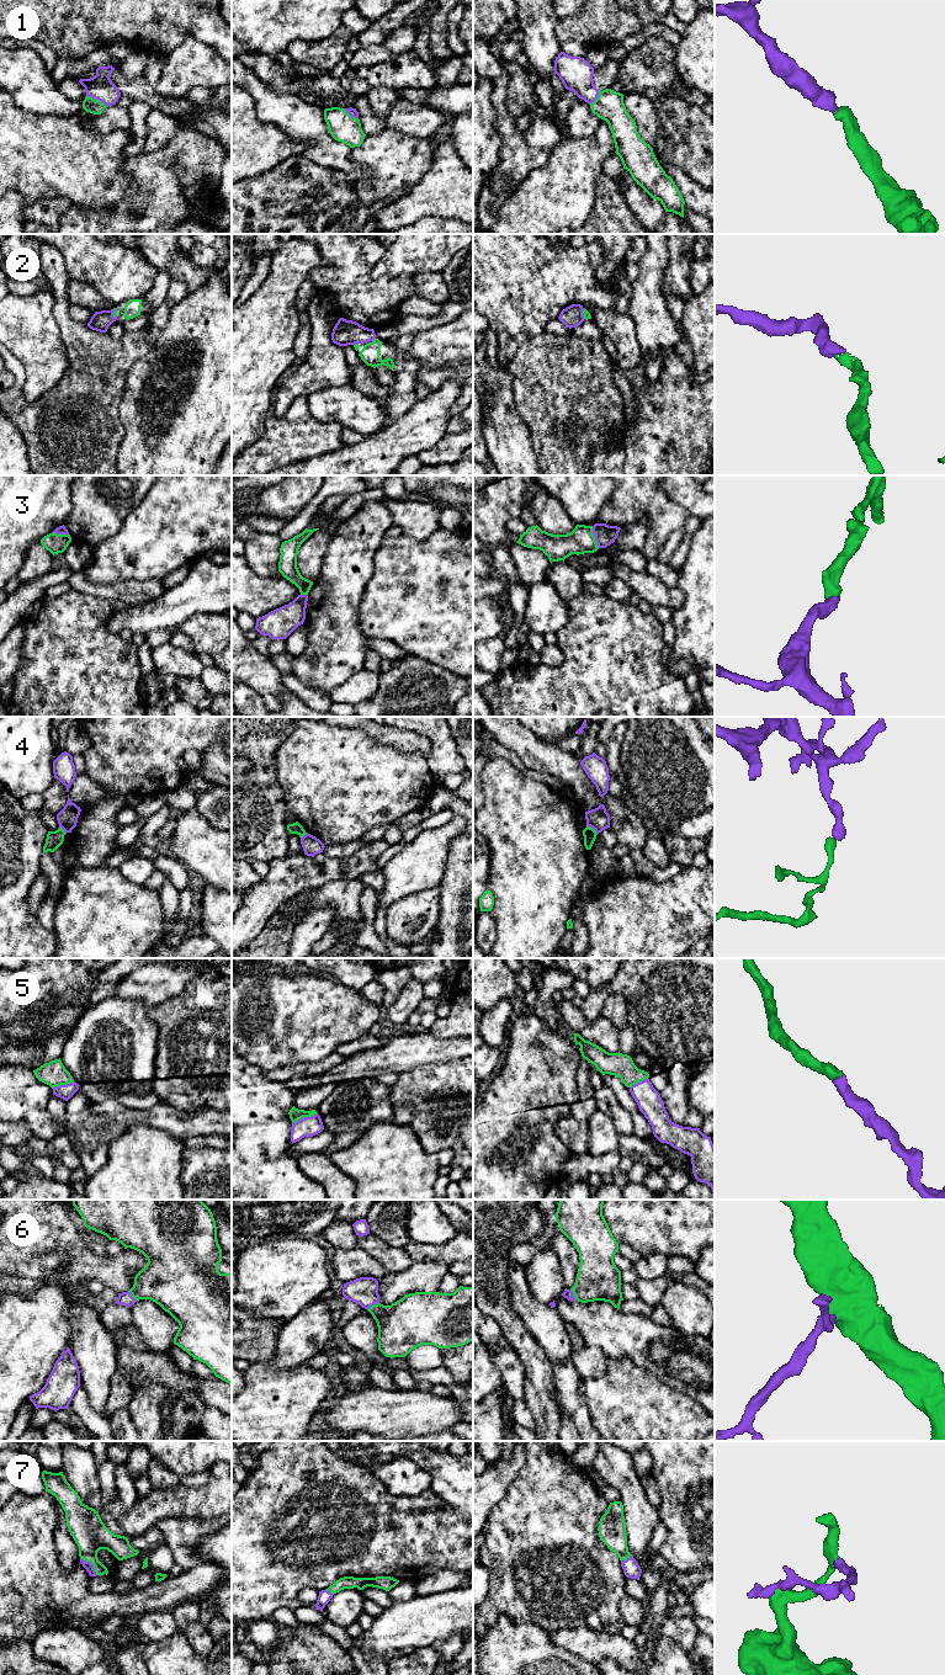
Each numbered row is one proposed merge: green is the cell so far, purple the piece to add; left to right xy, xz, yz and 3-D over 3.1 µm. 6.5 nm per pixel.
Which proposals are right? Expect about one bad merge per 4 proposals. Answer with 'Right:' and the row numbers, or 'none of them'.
Right: 1, 2, 3, 5, 6, 7

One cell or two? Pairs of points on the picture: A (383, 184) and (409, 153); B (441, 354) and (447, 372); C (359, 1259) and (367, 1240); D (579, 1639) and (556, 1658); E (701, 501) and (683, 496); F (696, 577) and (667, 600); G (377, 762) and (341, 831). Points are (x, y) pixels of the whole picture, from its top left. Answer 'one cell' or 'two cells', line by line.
A: one cell
B: two cells
C: two cells
D: two cells
E: one cell
F: two cells
G: one cell

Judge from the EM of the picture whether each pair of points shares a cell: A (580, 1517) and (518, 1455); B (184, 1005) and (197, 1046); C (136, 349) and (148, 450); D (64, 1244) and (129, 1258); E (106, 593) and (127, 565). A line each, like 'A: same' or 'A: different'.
A: different
B: same
C: different
D: same
E: different

